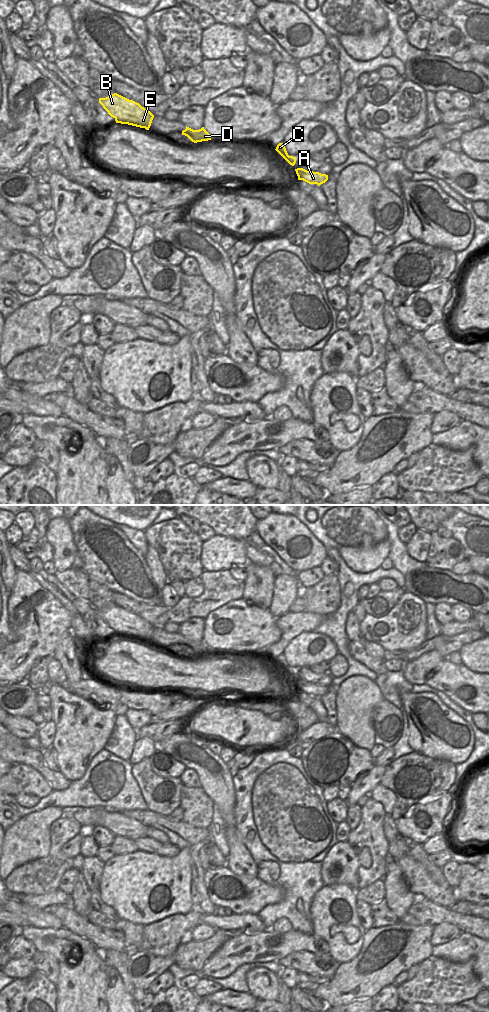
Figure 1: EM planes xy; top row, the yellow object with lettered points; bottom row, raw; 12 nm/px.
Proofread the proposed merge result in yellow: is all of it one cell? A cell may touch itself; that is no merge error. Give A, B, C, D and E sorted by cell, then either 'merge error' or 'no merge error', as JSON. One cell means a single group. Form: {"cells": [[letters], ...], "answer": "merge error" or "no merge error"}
{"cells": [["A", "C", "D"], ["B", "E"]], "answer": "merge error"}

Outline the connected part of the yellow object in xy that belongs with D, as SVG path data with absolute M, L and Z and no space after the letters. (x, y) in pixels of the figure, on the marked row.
M204 127L199 130L193 130L190 128L190 135L188 138L194 143L211 140L210 134L204 129Z

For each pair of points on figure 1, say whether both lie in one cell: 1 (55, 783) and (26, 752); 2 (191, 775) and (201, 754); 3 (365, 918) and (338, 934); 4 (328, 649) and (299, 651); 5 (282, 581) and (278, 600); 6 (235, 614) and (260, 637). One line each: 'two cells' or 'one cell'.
1: one cell
2: two cells
3: two cells
4: one cell
5: one cell
6: one cell

